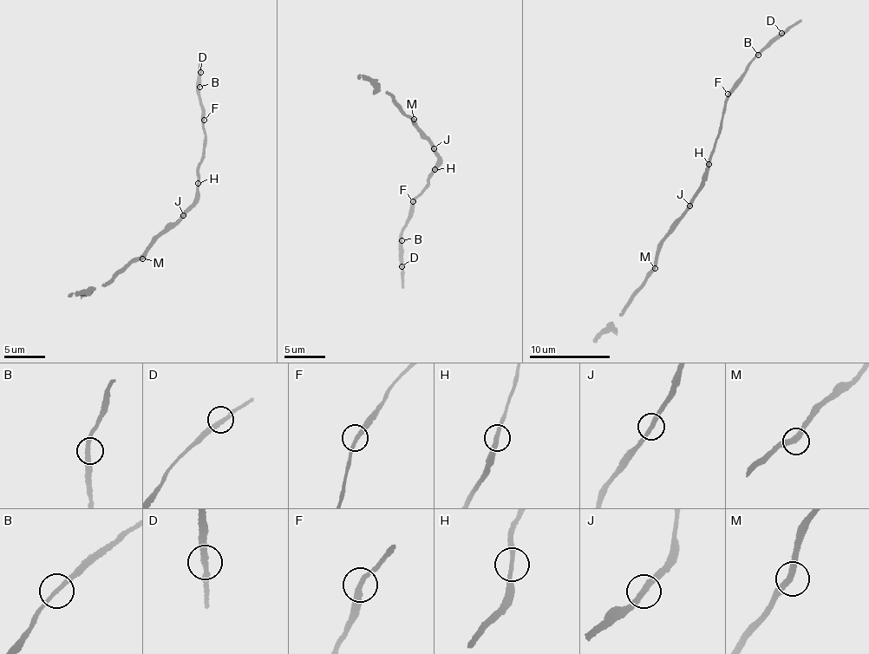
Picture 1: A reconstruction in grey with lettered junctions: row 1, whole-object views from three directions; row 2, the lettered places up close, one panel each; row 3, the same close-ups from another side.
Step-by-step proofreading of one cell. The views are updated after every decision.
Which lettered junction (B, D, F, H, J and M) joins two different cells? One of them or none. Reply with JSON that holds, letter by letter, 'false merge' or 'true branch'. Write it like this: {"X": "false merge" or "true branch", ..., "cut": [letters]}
{"B": "true branch", "D": "true branch", "F": "true branch", "H": "true branch", "J": "true branch", "M": "true branch", "cut": []}

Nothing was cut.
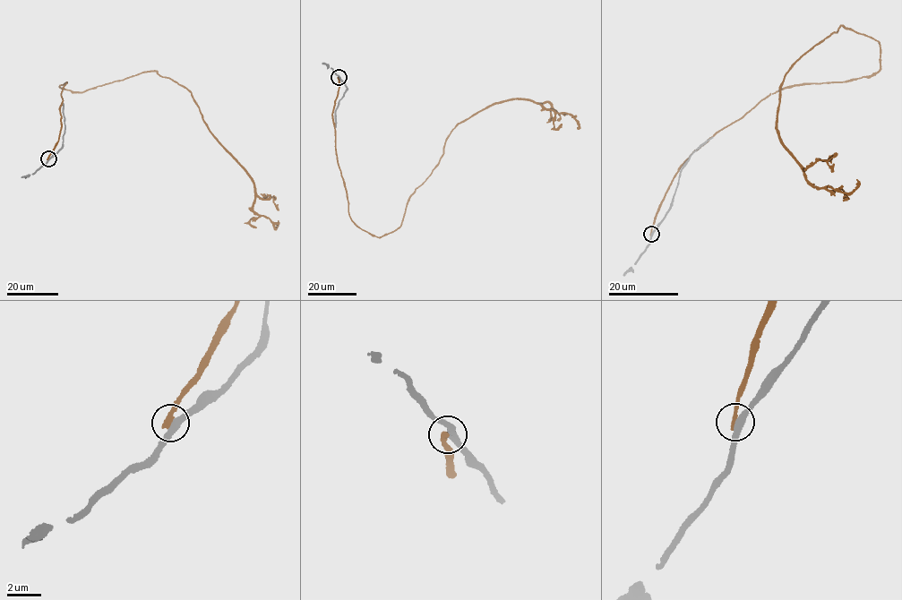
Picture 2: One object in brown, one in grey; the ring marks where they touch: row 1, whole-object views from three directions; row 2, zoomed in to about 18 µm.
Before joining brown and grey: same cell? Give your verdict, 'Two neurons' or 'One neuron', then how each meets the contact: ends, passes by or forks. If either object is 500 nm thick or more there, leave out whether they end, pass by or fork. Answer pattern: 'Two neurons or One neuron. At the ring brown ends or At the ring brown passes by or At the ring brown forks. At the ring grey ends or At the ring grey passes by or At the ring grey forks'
Two neurons. At the ring brown ends. At the ring grey passes by

